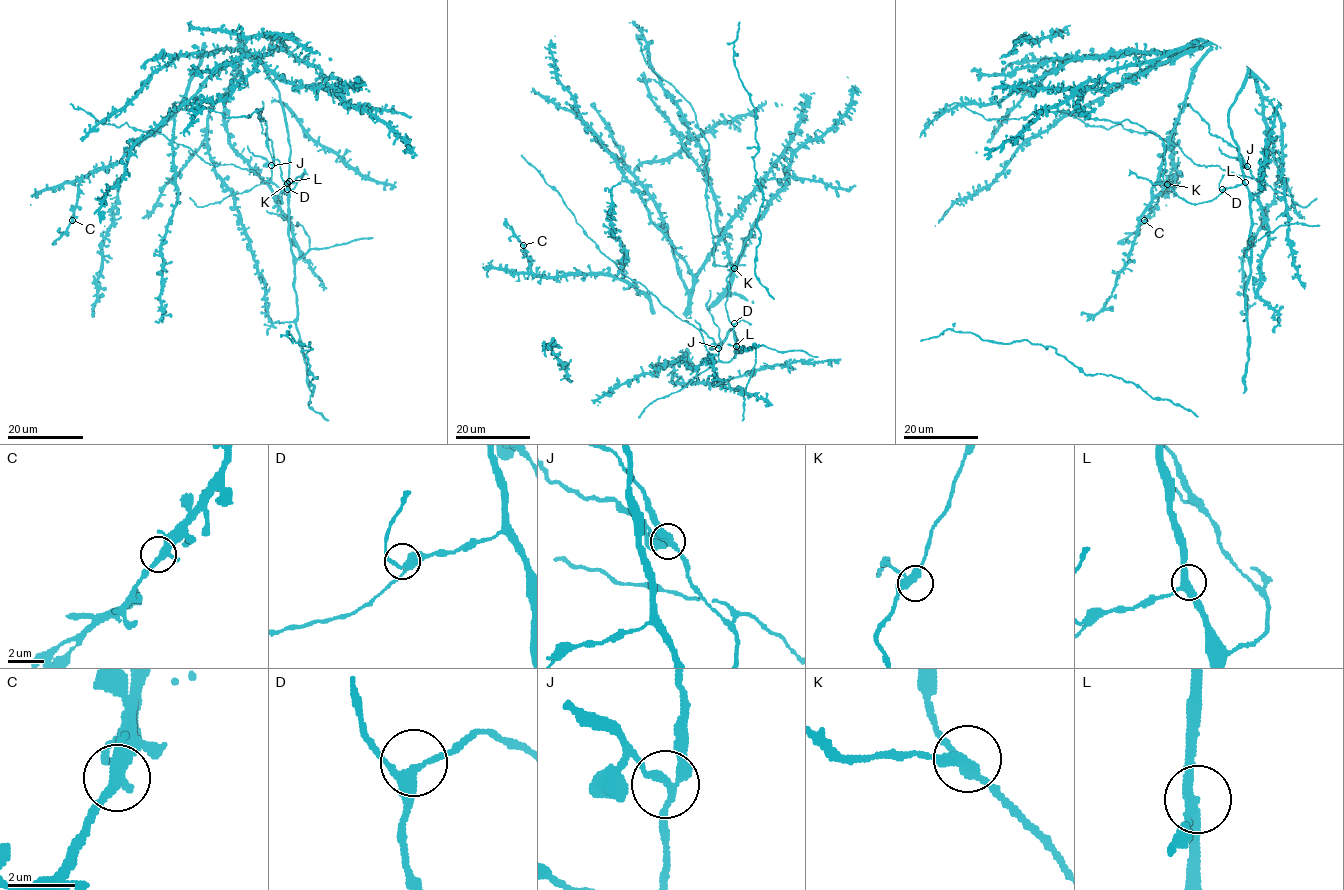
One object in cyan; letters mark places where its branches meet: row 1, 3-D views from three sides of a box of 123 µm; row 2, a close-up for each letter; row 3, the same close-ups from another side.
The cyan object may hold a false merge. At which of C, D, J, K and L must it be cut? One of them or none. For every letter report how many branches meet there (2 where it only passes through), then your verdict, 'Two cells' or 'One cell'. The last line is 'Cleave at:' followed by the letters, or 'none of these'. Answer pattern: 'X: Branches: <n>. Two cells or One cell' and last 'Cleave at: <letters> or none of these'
C: Branches: 3. One cell
D: Branches: 3. One cell
J: Branches: 3. Two cells
K: Branches: 3. One cell
L: Branches: 3. One cell
Cleave at: J

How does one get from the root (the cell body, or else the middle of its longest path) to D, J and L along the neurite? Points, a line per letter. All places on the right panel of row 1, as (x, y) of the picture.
D: (996, 119), (1042, 111), (1129, 119), (1162, 142), (1163, 181), (1180, 198), (1209, 201), (1222, 189)
J: (996, 119), (1042, 111), (1129, 119), (1162, 142), (1163, 181), (1191, 203), (1243, 184), (1258, 195), (1246, 166)
L: (996, 119), (1042, 111), (1129, 119), (1162, 142), (1163, 181), (1191, 203), (1245, 182)

